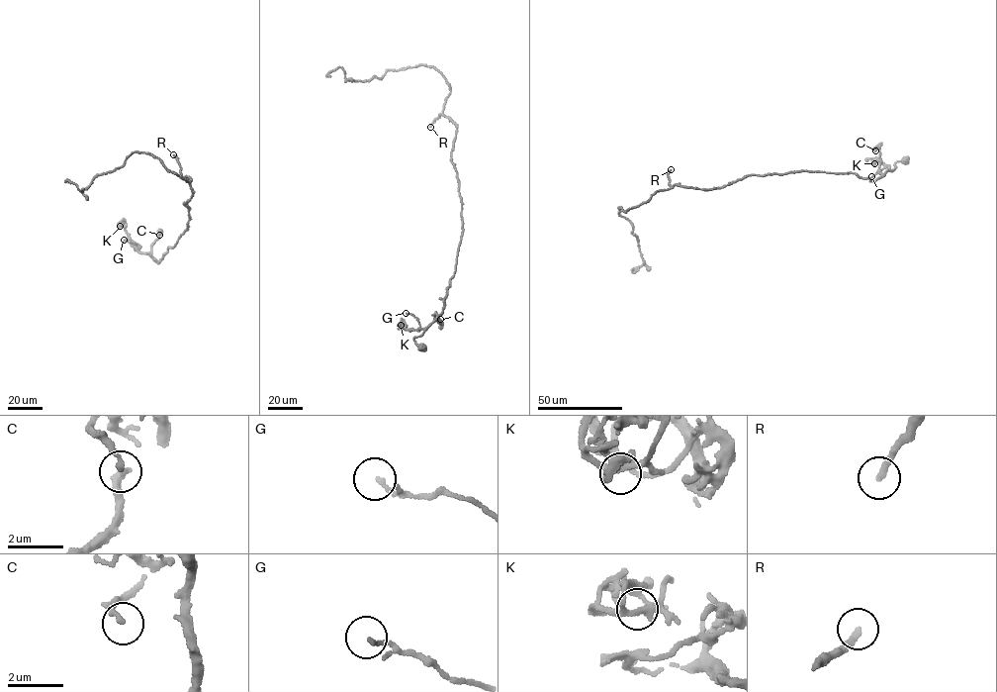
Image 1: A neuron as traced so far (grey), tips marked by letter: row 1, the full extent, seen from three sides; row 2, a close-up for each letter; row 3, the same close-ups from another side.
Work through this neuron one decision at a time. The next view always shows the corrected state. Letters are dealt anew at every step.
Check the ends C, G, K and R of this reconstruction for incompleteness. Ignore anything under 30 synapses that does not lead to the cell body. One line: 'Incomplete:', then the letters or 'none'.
Incomplete: R

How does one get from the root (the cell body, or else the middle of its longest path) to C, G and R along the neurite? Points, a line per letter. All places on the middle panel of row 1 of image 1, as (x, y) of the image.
C: (422, 346), (414, 337), (436, 318), (436, 312), (435, 318), (442, 324), (440, 319)
G: (422, 346), (413, 338), (425, 330), (417, 331), (417, 320), (406, 313)
R: (422, 346), (414, 337), (443, 312), (463, 231), (451, 156), (456, 125), (441, 114), (430, 127)

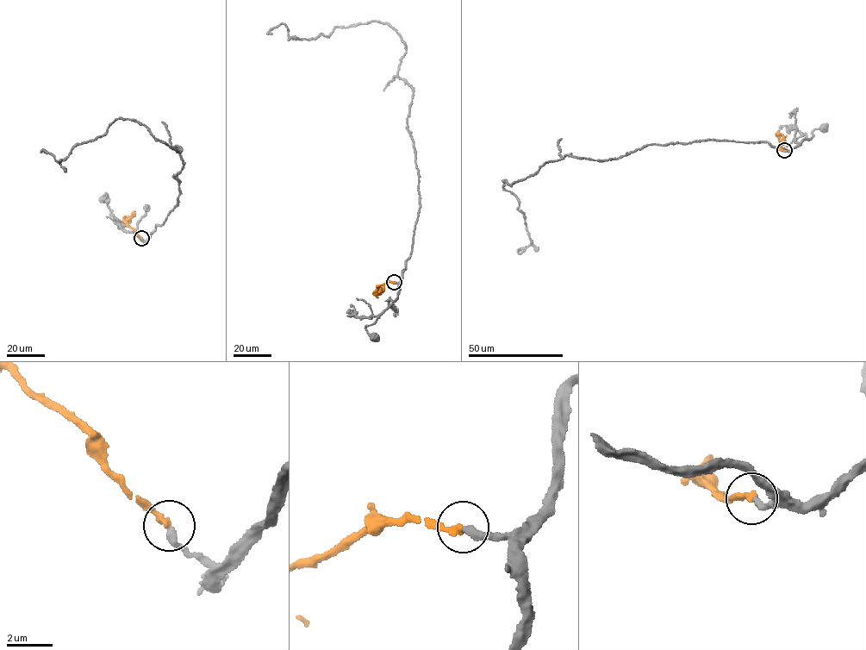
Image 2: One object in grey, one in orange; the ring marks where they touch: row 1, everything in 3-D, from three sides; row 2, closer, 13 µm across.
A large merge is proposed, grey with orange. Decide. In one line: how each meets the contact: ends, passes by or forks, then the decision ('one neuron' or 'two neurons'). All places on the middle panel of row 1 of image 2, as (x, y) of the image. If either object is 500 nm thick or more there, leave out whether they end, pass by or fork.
grey ends | orange ends | one neuron

